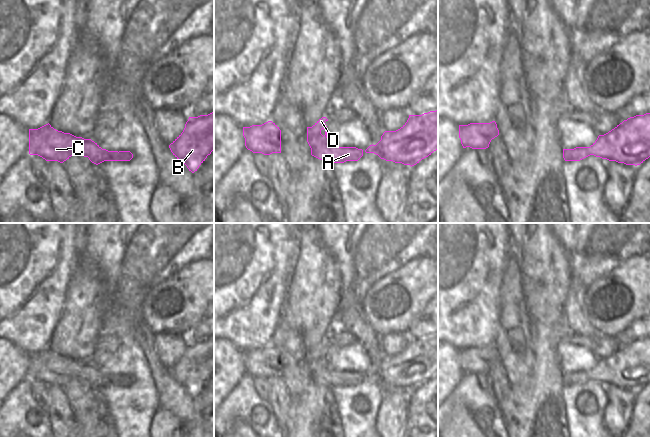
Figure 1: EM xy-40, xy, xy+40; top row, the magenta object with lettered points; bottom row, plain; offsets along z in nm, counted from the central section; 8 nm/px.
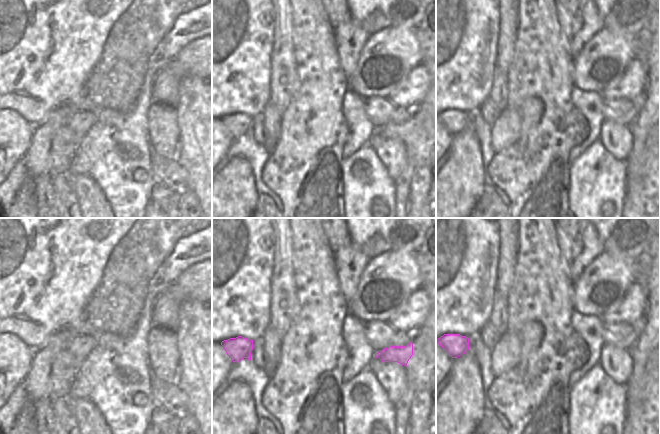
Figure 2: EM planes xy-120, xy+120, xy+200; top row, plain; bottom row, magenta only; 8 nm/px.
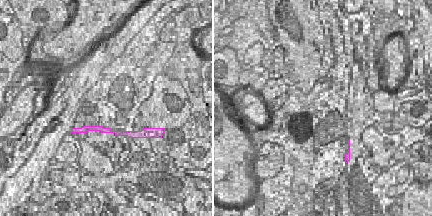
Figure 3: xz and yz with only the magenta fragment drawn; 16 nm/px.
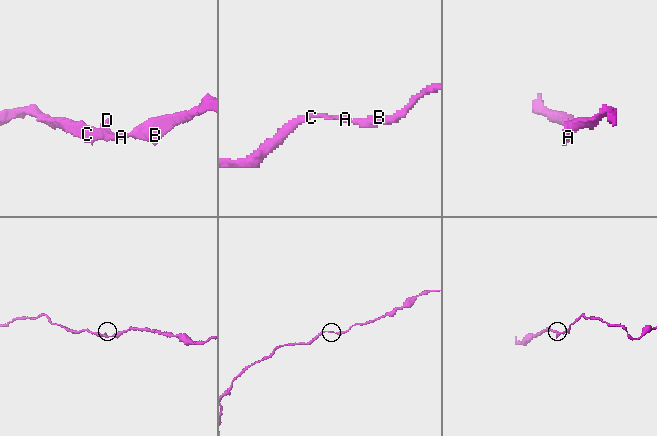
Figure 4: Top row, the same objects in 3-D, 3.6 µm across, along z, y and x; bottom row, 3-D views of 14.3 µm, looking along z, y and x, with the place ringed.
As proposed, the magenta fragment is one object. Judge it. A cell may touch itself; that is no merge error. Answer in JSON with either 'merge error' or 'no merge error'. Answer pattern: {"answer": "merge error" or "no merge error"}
{"answer": "no merge error"}

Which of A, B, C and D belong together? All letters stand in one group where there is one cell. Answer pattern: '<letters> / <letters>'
A B C D

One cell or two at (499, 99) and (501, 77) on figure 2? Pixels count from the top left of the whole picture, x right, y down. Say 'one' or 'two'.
one

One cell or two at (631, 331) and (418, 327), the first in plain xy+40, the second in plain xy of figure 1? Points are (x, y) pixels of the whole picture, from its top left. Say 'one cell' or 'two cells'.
one cell

